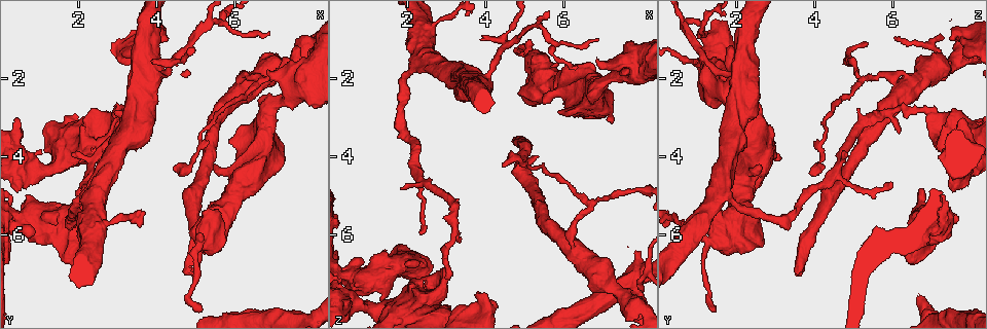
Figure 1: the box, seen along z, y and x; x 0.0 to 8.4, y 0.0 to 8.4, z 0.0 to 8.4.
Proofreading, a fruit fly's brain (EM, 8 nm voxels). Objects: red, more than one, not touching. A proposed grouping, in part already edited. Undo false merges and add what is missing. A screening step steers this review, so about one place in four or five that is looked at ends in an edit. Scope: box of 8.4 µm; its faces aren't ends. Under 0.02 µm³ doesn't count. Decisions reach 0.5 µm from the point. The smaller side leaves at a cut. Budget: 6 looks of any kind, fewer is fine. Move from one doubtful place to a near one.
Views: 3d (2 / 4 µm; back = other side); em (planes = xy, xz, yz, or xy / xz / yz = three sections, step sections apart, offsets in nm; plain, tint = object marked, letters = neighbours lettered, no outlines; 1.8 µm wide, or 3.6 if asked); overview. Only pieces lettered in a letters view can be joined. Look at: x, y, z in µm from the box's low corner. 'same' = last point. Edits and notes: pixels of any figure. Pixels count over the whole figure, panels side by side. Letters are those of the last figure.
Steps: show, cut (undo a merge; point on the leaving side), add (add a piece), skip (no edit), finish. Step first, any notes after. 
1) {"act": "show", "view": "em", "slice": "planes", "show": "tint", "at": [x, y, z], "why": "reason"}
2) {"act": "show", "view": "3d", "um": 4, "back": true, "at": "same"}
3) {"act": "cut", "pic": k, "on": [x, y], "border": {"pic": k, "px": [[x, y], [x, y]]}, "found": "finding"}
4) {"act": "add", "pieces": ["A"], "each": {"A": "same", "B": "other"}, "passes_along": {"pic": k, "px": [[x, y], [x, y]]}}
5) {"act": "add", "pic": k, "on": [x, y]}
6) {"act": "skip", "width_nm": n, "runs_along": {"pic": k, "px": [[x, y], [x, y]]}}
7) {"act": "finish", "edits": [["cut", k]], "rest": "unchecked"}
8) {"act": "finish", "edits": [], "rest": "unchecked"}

{"act": "show", "view": "3d", "um": 2, "at": [4.75, 6.95, 3.50], "why": "an open end"}

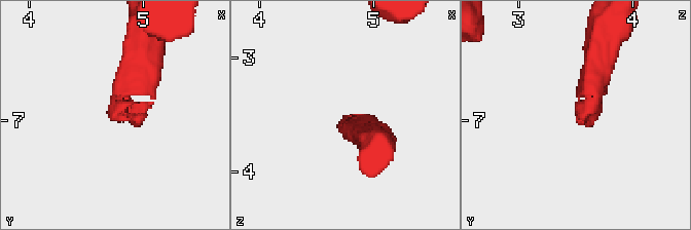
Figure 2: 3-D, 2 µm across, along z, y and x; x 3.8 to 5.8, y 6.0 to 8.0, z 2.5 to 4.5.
{"act": "show", "view": "em", "slice": "xz", "step": 16, "show": "letters", "at": [4.72, 7.00, 3.52]}

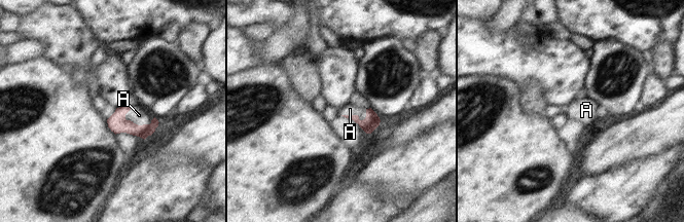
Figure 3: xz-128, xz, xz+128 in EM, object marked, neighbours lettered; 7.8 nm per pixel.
{"act": "add", "pieces": ["A"], "each": {"A": "same"}, "passes_along": {"pic": 3, "px": [[117, 123], [139, 125], [139, 115]]}, "found": "the cell continues"}

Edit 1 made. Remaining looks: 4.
{"act": "show", "view": "3d", "um": 4, "at": [1.80, 3.85, 4.85], "why": "thin end"}

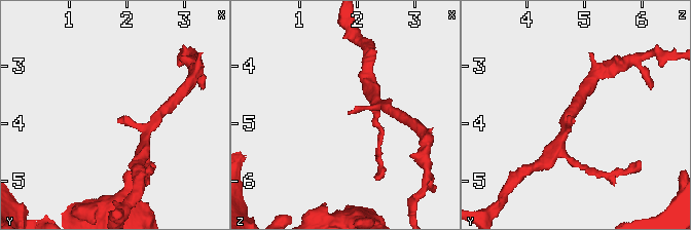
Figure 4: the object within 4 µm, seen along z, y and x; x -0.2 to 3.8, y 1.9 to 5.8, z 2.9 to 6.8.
{"act": "show", "view": "em", "slice": "yz", "step": 4, "show": "letters", "at": [1.85, 3.90, 4.80]}

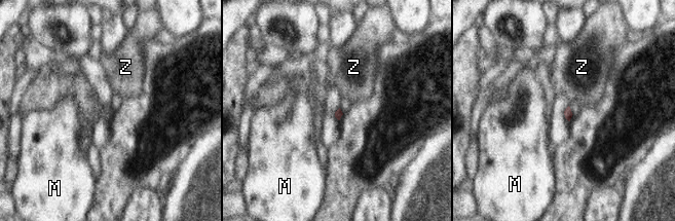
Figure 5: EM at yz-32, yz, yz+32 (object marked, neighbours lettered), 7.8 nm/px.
{"act": "show", "view": "em", "slice": "xz", "step": 4, "show": "letters", "at": "same", "why": "cut it another way"}

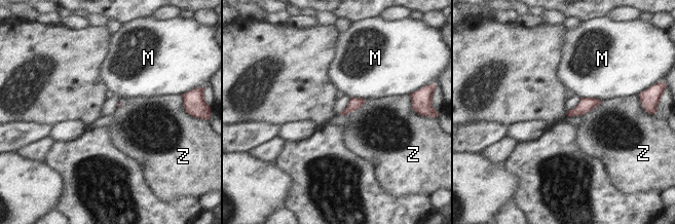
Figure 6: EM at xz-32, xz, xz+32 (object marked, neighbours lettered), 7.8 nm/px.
{"act": "skip", "each": {"M": "other", "Z": "other"}, "border": {"pic": 6, "px": [[365, 100], [358, 109], [345, 115]]}, "found": "none of them fits"}

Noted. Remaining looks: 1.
{"act": "finish", "edits": [["add", 3]], "rest": "unchecked"}

